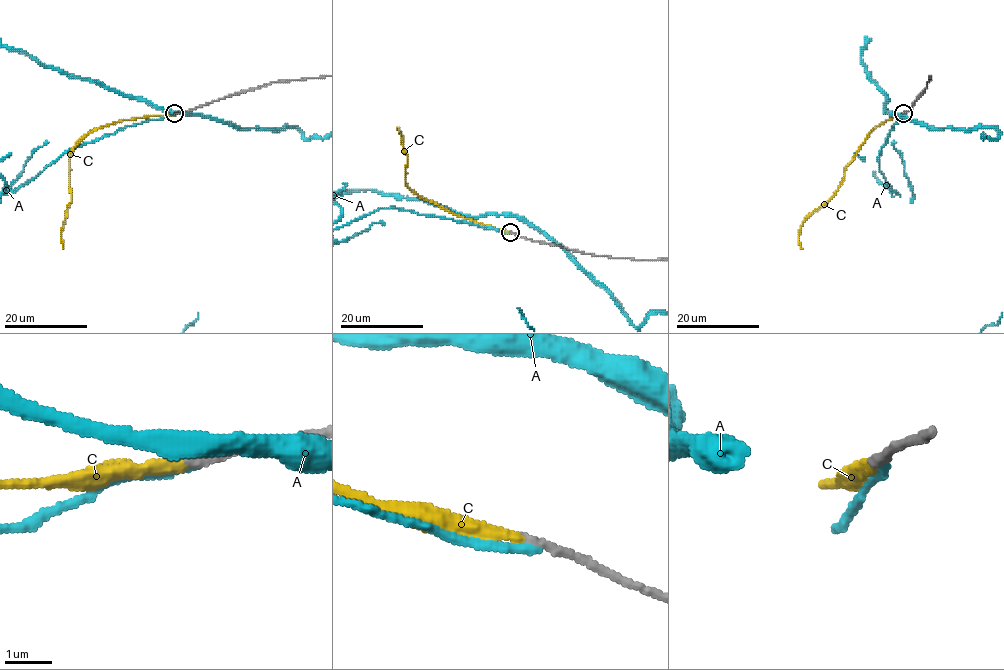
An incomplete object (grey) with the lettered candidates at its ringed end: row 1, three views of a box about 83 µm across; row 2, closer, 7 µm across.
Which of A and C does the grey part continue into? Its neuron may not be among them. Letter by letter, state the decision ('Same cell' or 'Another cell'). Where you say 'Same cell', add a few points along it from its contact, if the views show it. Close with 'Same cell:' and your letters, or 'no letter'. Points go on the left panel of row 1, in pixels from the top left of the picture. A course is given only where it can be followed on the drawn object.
A: Another cell
C: Same cell. Its course: (174, 114), (112, 122), (89, 131), (72, 148), (69, 157), (70, 202), (60, 238), (63, 249)
Same cell: C

